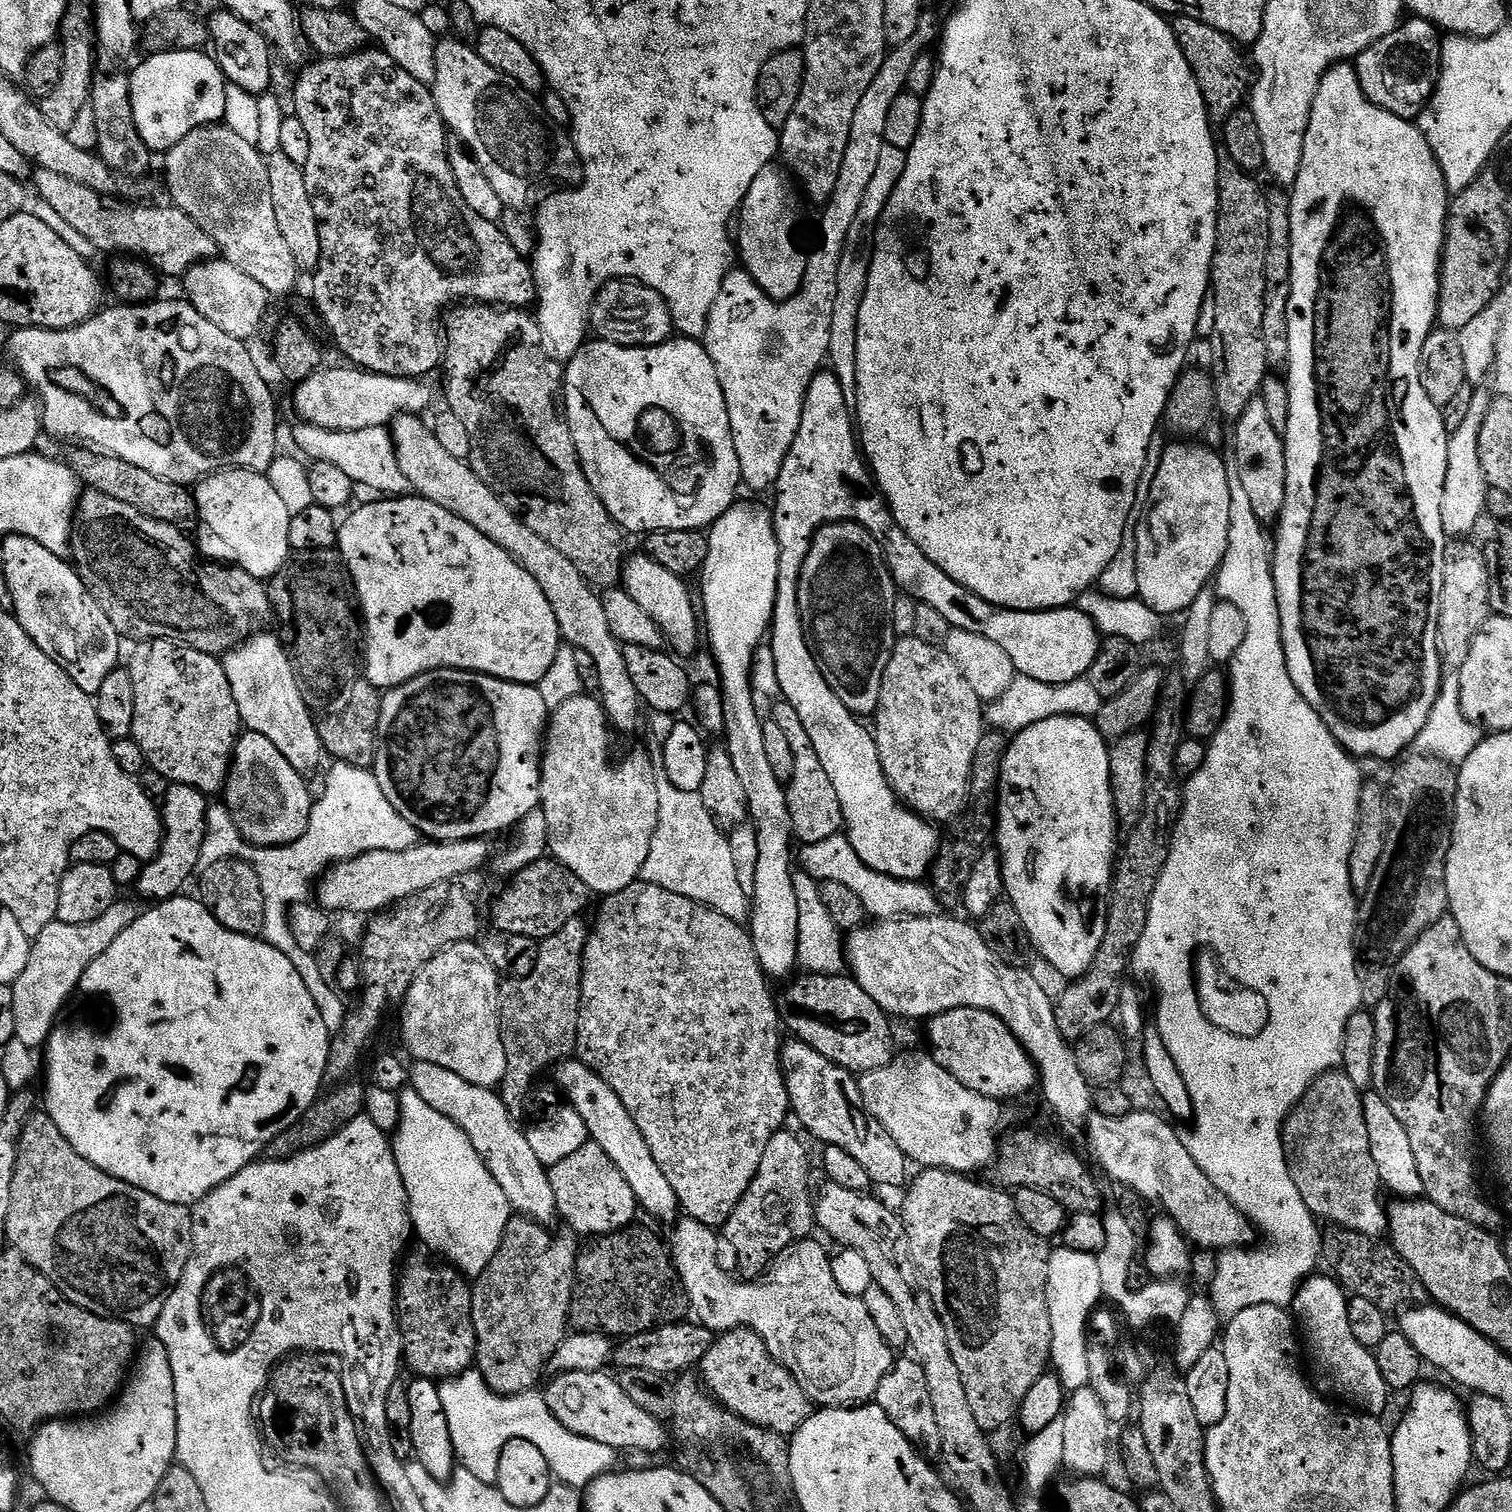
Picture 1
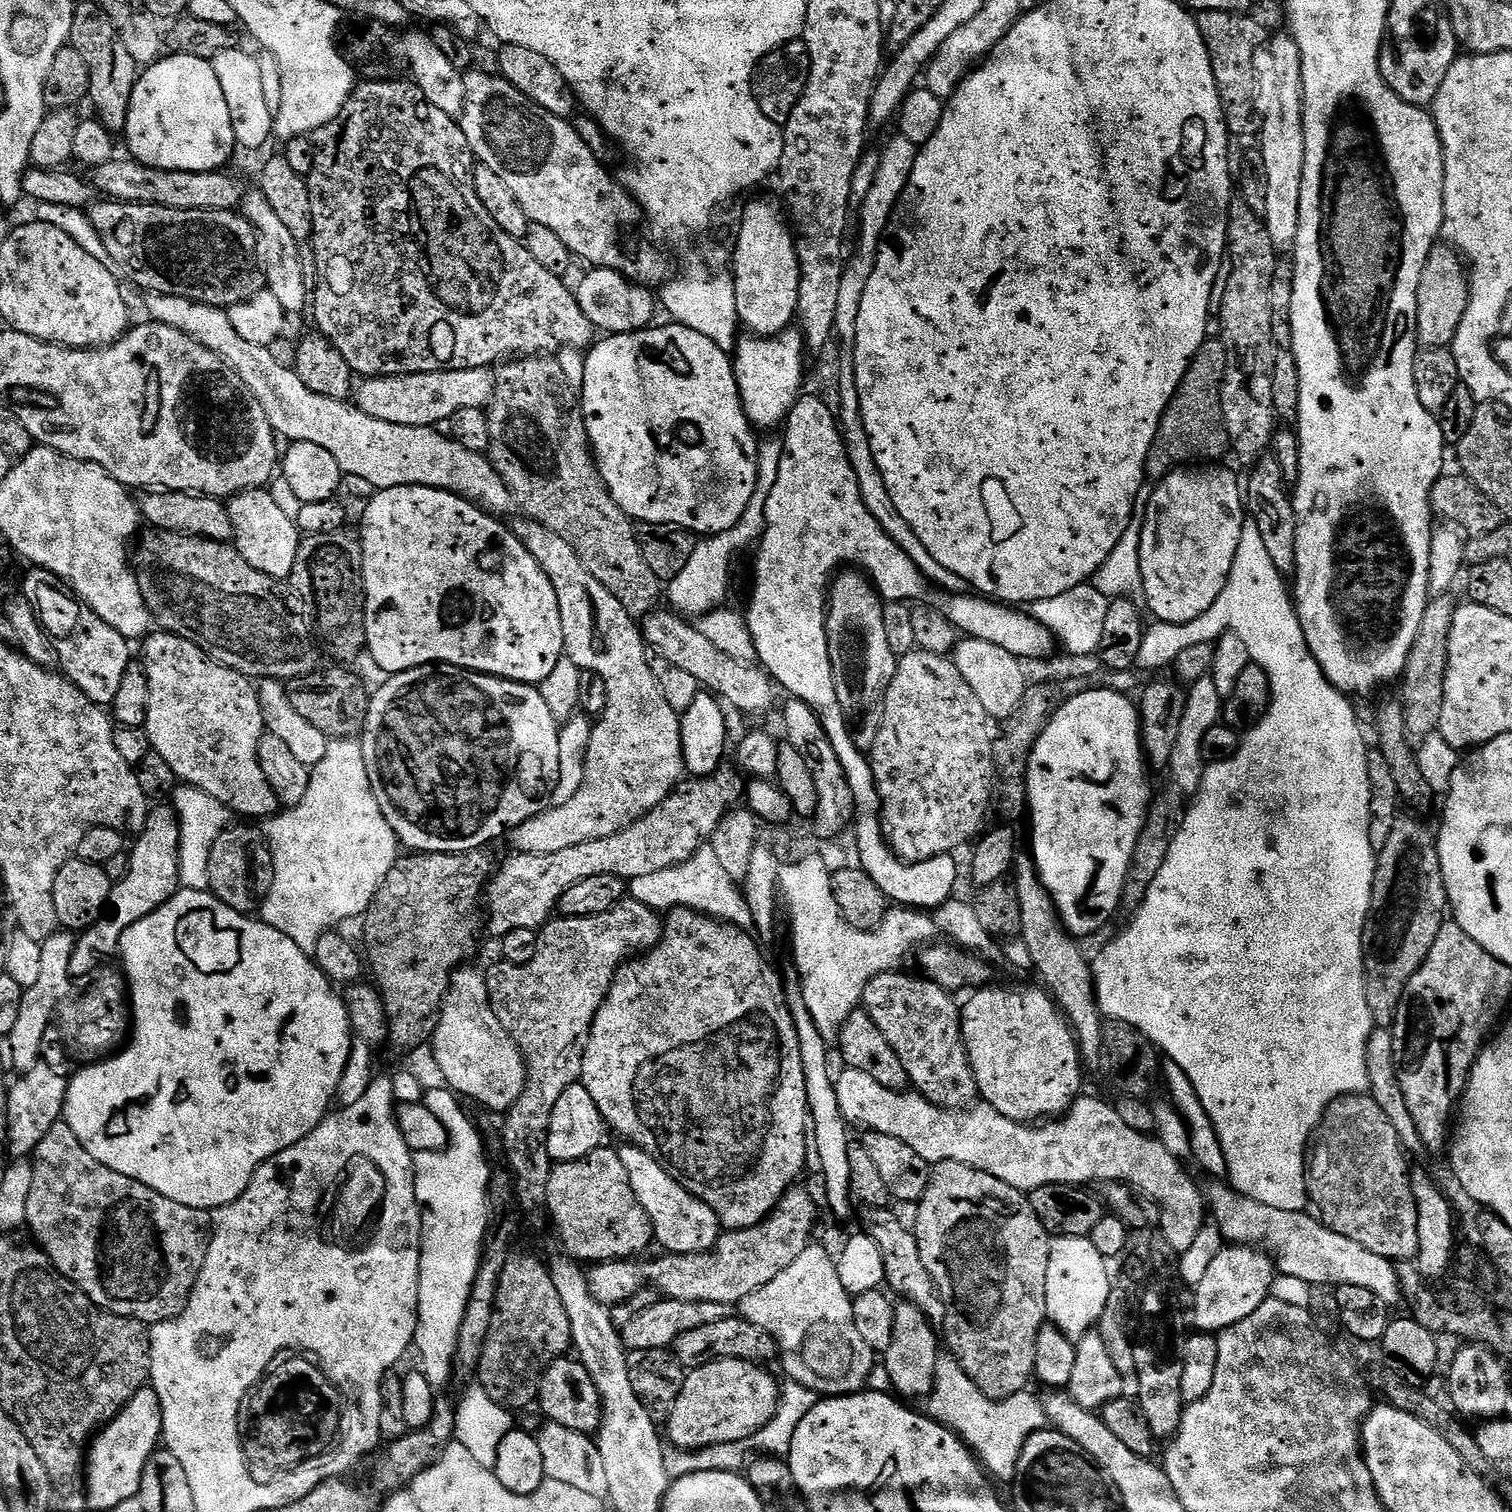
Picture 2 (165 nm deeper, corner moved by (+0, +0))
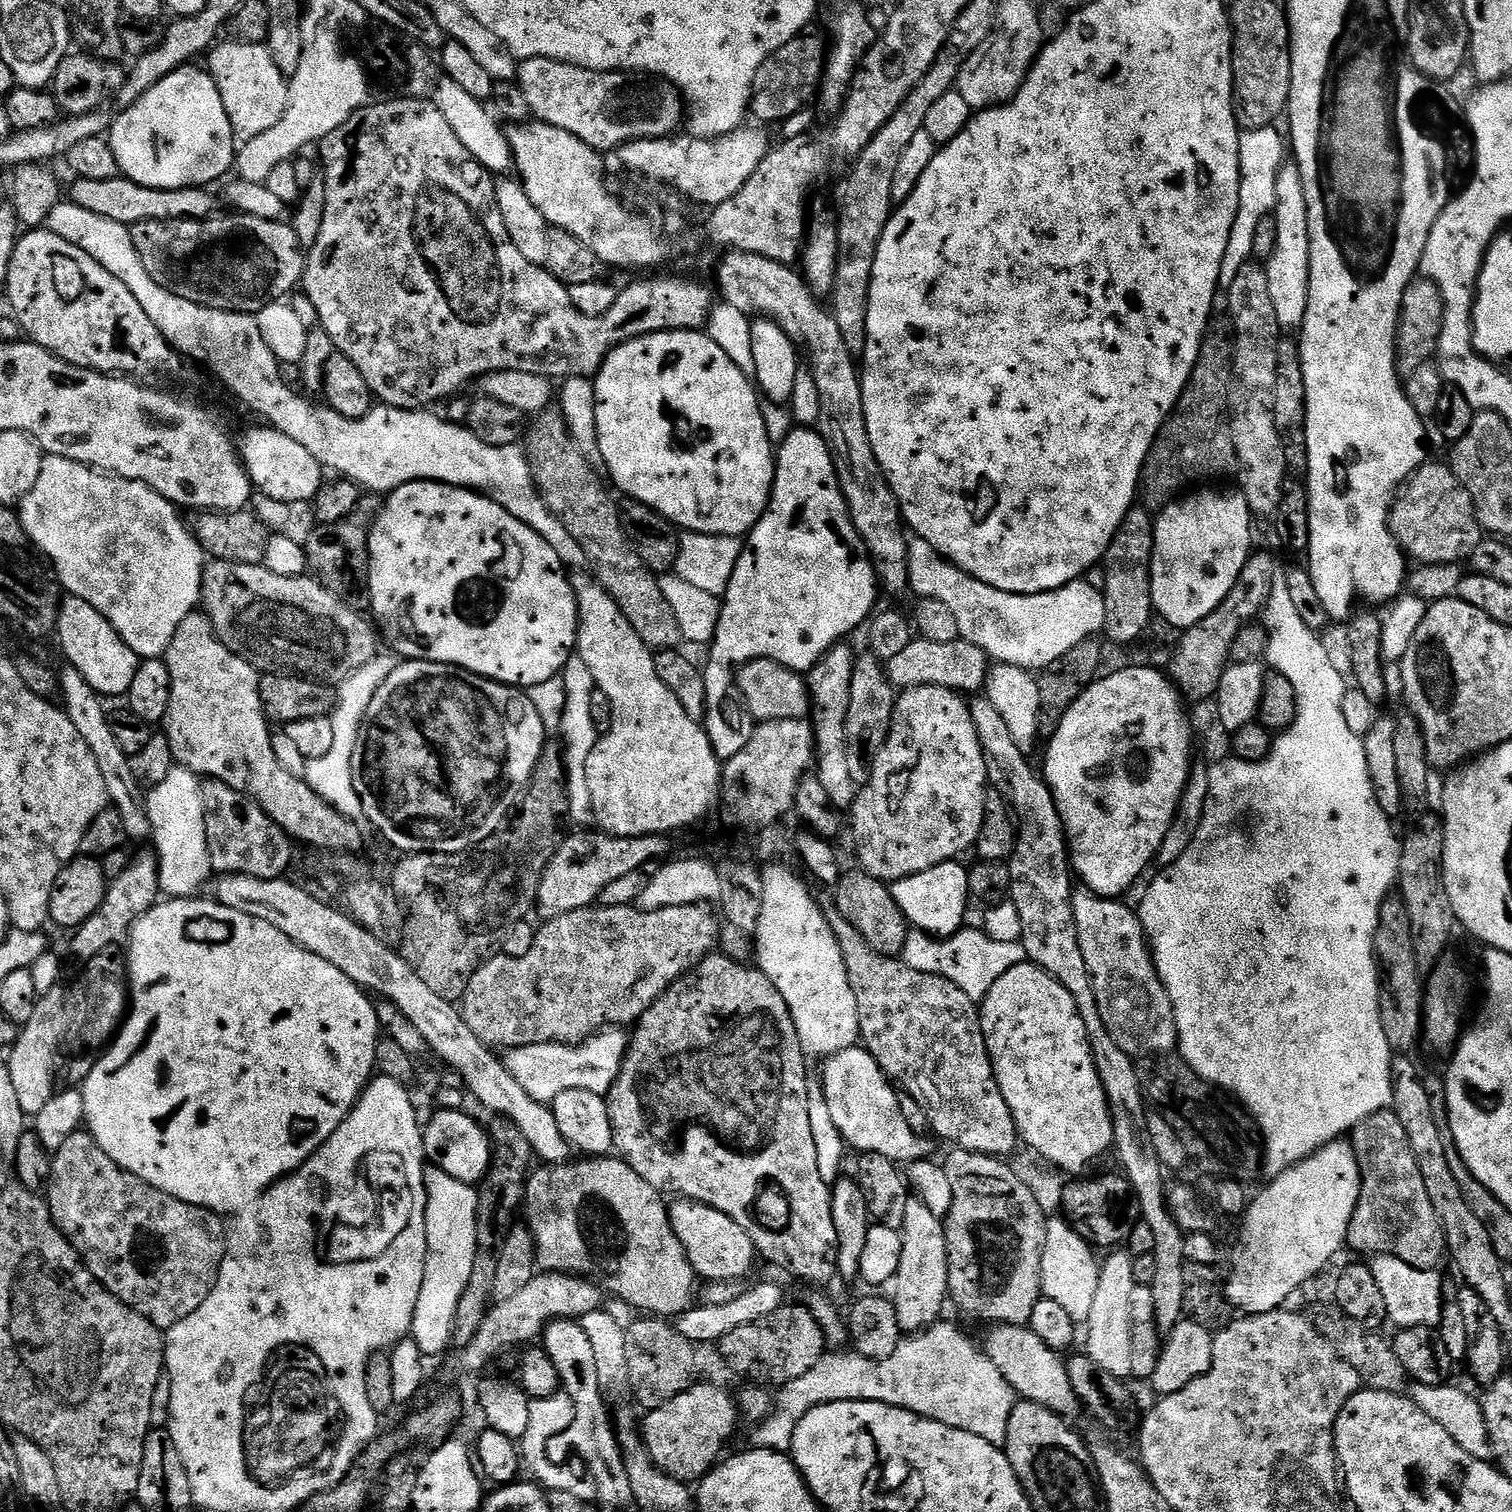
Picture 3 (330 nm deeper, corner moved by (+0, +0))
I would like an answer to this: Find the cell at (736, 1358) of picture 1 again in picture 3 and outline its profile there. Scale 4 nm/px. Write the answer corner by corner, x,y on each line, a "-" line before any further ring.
697,1382
678,1398
670,1398
666,1406
653,1408
645,1416
642,1443
656,1466
676,1480
699,1482
721,1459
724,1443
735,1434
738,1404
726,1389

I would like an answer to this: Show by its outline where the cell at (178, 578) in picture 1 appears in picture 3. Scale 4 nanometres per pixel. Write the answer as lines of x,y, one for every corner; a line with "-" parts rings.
213,559
204,566
200,604
216,637
236,656
254,665
261,674
291,674
311,678
324,686
339,686
347,676
354,674
354,670
366,666
366,662
378,654
378,632
373,621
308,574
283,576
274,574
263,563
239,564

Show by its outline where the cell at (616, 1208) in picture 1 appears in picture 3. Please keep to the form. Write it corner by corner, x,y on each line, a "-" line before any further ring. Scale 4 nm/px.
580,1158
577,1164
565,1162
562,1164
544,1164
537,1167
529,1175
528,1185
524,1191
524,1202
522,1205
523,1215
528,1215
526,1227
532,1232
532,1237
536,1243
536,1262
543,1271
546,1272
567,1272
569,1274
590,1274
591,1279
599,1284
605,1293
617,1296
620,1300
625,1300
632,1308
641,1308
641,1313
651,1314
656,1318
675,1318
687,1312
697,1303
698,1300
698,1277
696,1271
690,1266
686,1258
684,1247
674,1234
672,1223
668,1217
669,1205
664,1204
665,1197
642,1174
635,1172
623,1158

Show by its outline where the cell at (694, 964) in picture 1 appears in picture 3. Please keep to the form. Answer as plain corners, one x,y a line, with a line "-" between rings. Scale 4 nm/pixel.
731,955
728,956
708,956
694,970
694,974
686,975
668,987
650,1006
650,1010
640,1016
635,1029
637,1032
633,1031
630,1036
624,1065
620,1067
618,1078
606,1097
612,1127
612,1147
635,1172
642,1174
642,1178
646,1178
646,1182
650,1182
650,1186
654,1186
662,1194
673,1192
676,1198
697,1200
700,1204
726,1214
726,1218
734,1218
734,1222
738,1222
738,1226
742,1226
742,1230
750,1234
757,1253
763,1259
765,1256
782,1271
789,1272
808,1284
824,1284
831,1276
837,1275
838,1230
834,1230
832,1190
818,1170
818,1146
814,1146
814,1138
810,1134
810,1073
804,1065
804,1048
800,1044
794,1018
770,978
766,978
766,974
759,967
749,966

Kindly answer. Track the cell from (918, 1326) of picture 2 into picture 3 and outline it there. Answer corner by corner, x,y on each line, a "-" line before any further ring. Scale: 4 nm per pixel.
919,1198
906,1202
906,1222
899,1230
902,1252
890,1299
896,1307
901,1333
919,1334
941,1319
948,1296
948,1255
944,1222

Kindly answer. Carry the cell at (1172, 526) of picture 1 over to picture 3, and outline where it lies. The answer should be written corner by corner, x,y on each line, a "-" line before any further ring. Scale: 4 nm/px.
1239,490
1232,492
1196,492
1193,496
1181,495
1160,509
1154,523
1154,550
1152,551
1152,606
1160,616
1177,630
1202,622
1206,614
1218,607
1238,582
1243,567
1254,552
1252,523
1254,517
1246,498

